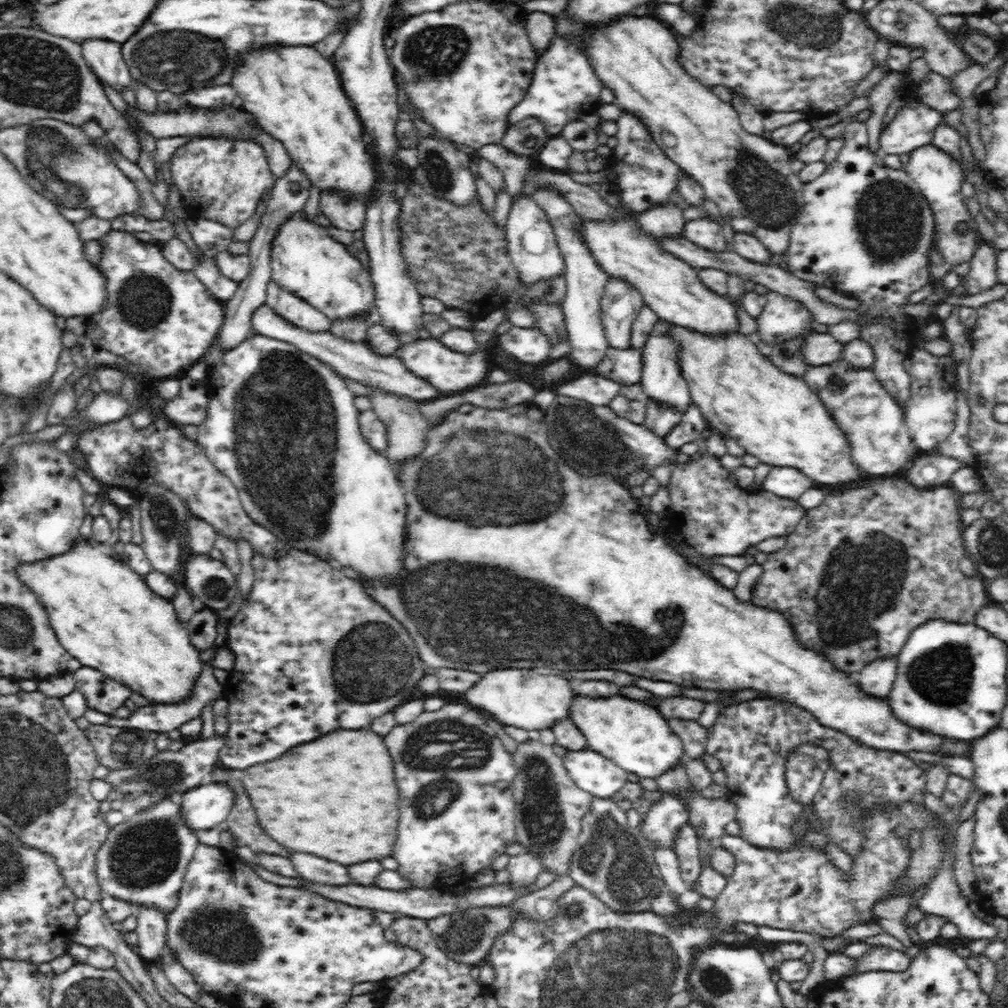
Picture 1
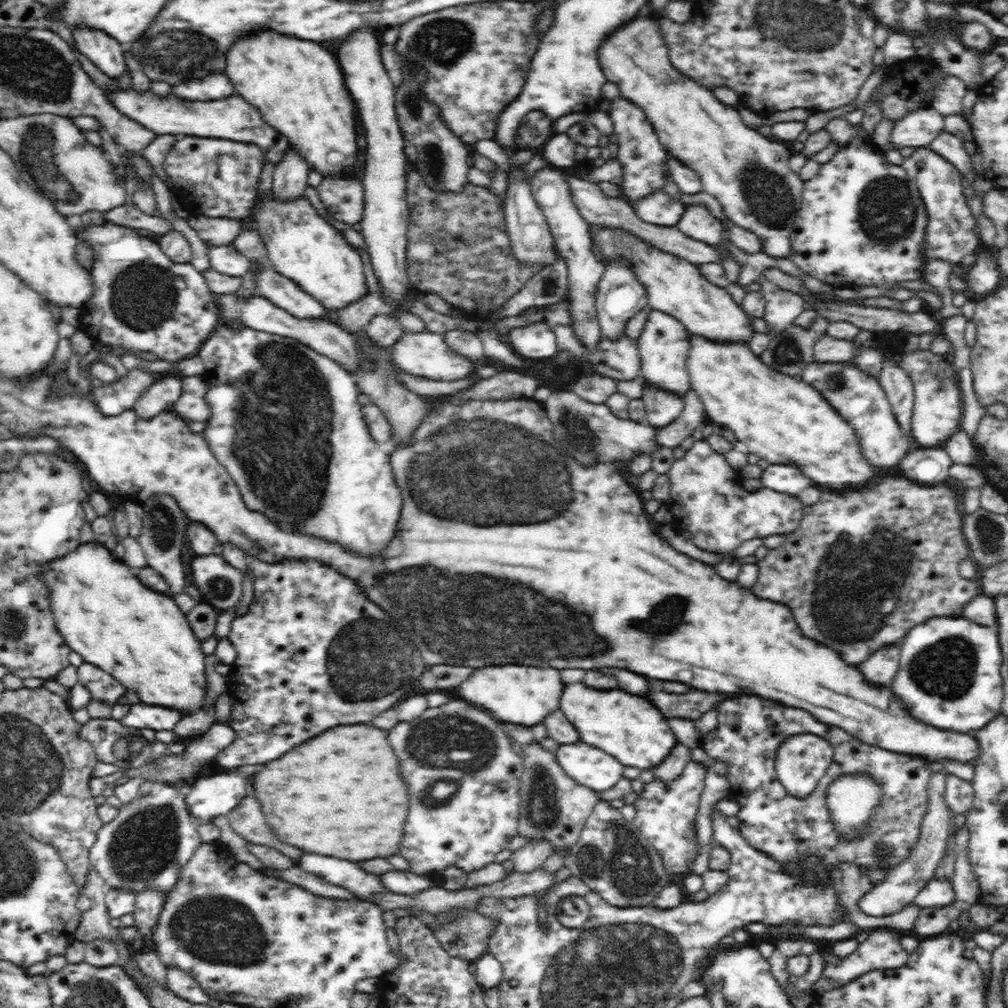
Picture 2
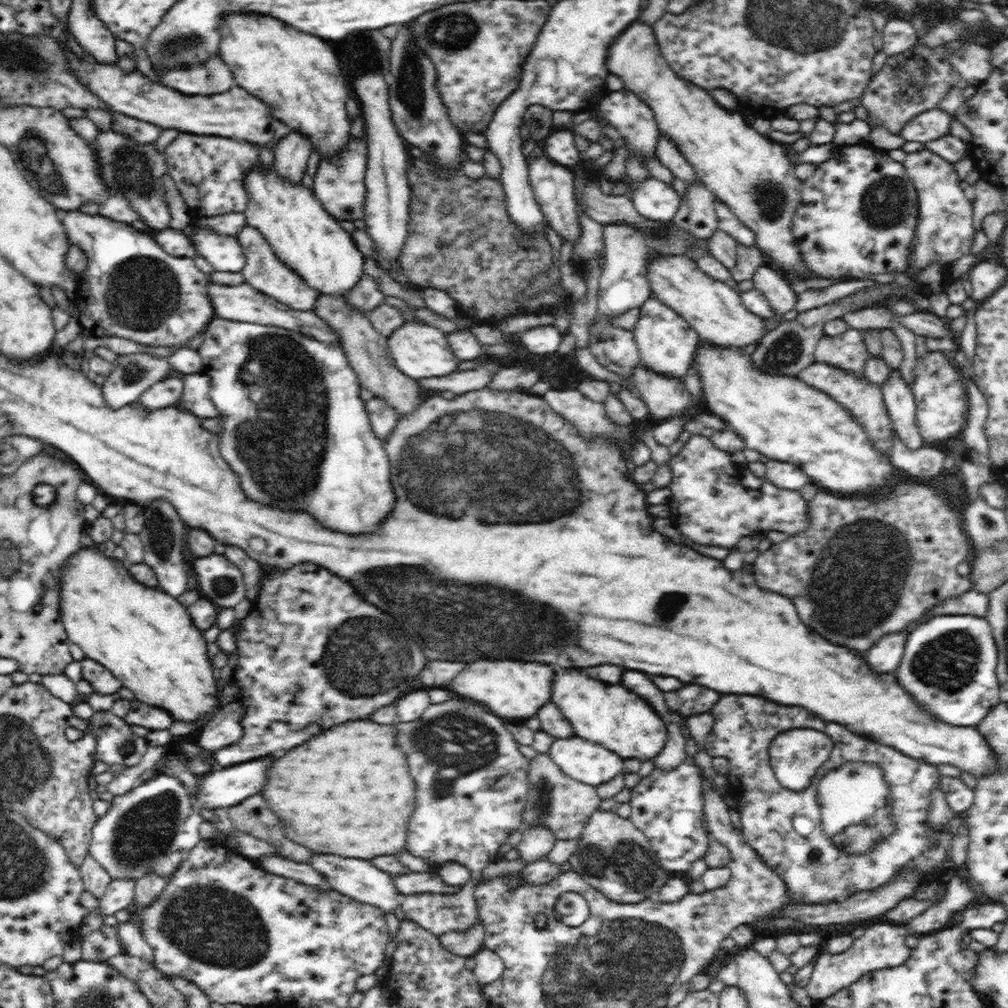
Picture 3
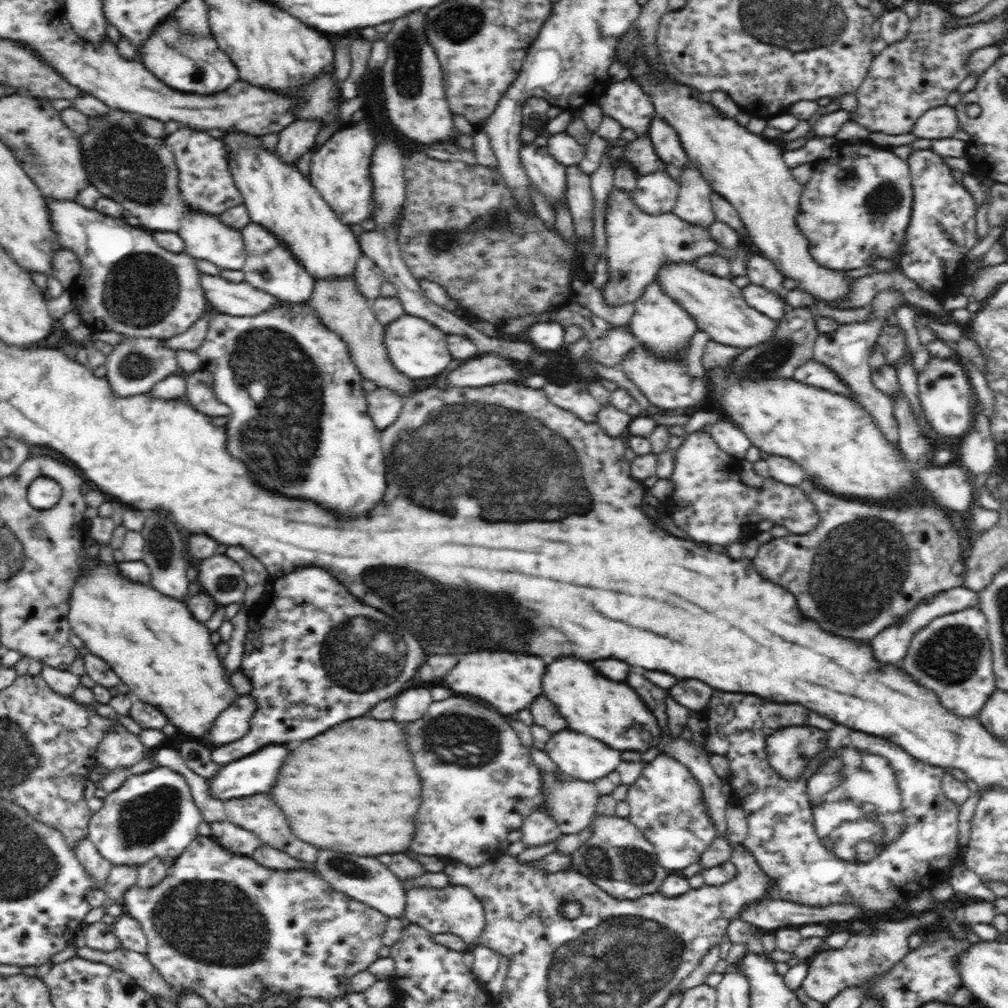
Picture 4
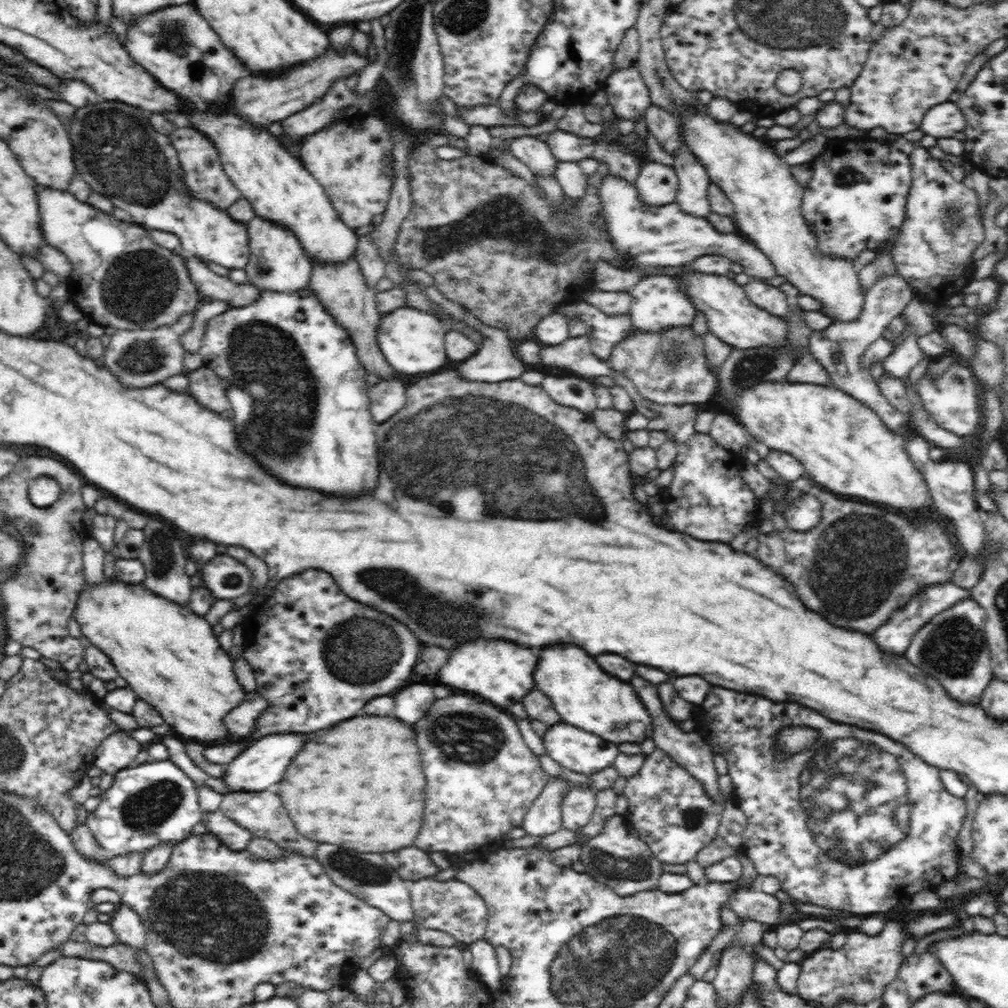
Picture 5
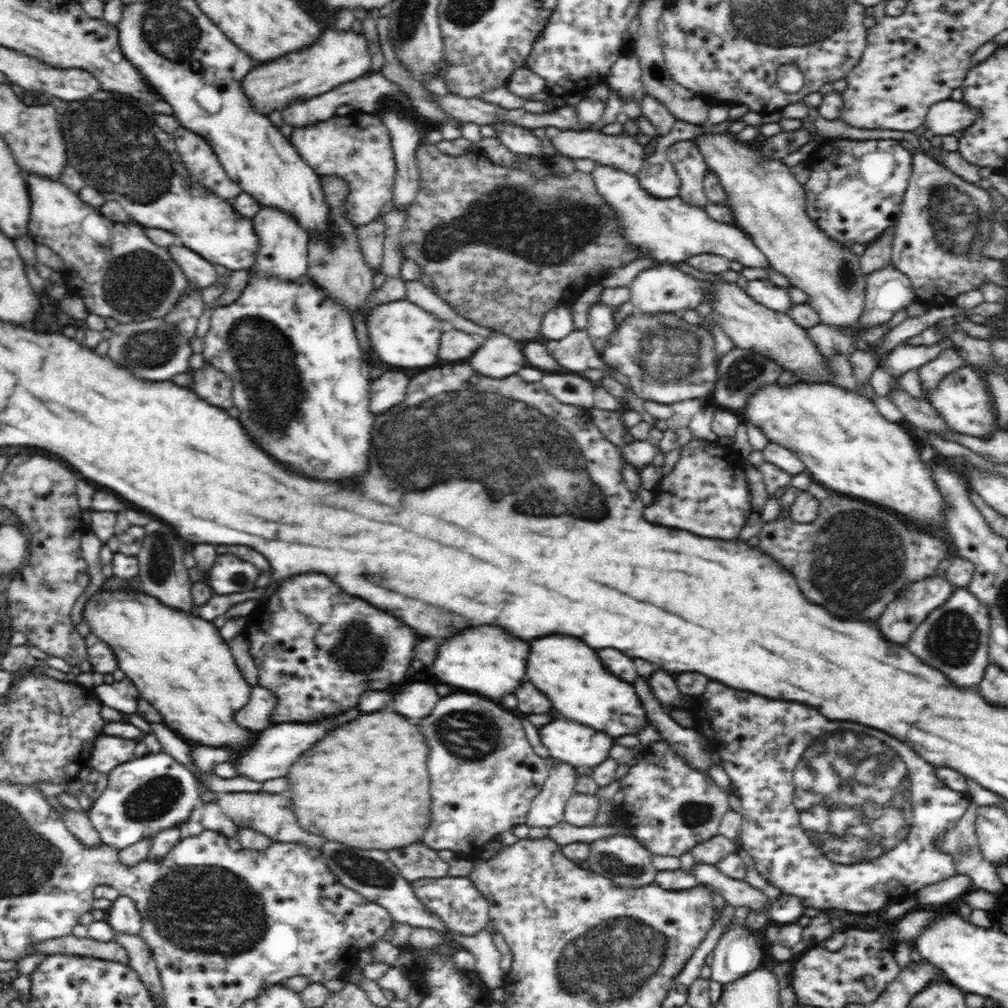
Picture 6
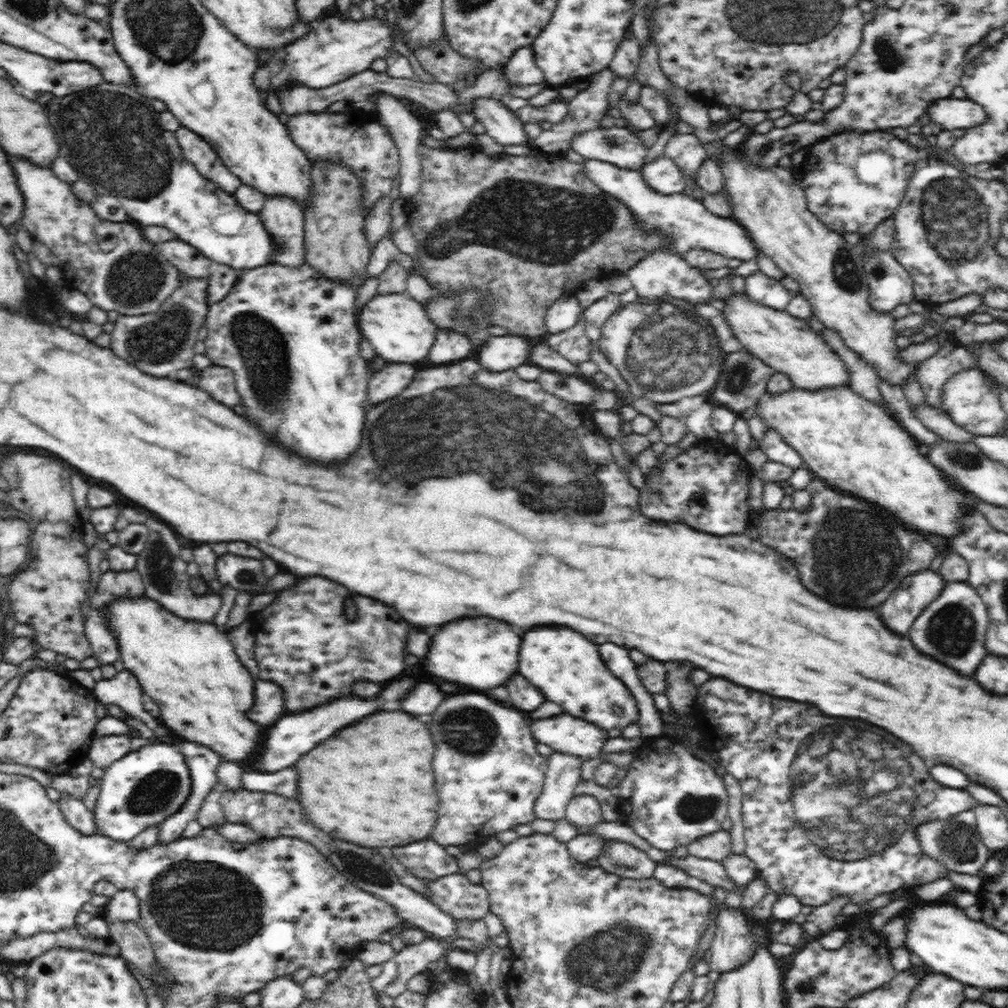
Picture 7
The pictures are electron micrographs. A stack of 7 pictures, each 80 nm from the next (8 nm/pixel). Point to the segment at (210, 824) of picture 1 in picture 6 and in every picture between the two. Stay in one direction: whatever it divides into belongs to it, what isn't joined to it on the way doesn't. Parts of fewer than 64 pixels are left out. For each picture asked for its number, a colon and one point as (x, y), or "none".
2: (215, 795)
3: (226, 786)
4: (256, 773)
5: (264, 763)
6: (278, 747)

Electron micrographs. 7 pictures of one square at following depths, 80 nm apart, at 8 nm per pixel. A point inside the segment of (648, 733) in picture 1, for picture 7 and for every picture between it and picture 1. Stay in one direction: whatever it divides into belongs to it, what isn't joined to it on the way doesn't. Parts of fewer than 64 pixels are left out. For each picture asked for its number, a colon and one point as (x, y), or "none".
2: (630, 728)
3: (609, 715)
4: (613, 713)
5: (585, 697)
6: (569, 673)
7: (568, 668)

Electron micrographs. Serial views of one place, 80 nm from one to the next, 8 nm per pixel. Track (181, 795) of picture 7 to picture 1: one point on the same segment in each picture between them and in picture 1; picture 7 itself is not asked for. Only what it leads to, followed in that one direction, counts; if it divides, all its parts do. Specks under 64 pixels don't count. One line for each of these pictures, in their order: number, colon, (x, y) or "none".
1: (143, 862)
2: (146, 847)
3: (152, 829)
4: (153, 815)
5: (153, 804)
6: (143, 797)

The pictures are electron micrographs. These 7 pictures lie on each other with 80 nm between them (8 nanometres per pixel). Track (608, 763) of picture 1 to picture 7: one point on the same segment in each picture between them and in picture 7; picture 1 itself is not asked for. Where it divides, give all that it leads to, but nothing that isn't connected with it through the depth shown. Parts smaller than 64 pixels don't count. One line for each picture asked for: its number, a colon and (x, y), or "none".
2: (597, 770)
3: (585, 761)
4: (583, 757)
5: (584, 752)
6: (567, 740)
7: (564, 733)

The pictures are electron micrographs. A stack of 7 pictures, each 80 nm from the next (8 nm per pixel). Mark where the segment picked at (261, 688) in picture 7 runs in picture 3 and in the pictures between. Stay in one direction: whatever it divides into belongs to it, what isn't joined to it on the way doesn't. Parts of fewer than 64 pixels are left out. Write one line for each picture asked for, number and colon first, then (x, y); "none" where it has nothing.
3: (226, 727)
4: (235, 723)
5: (241, 721)
6: (258, 712)

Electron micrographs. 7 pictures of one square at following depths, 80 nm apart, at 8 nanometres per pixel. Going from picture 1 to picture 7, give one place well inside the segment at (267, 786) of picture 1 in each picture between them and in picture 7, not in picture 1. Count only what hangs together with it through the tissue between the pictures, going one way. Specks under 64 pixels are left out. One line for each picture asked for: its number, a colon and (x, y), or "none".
2: (340, 794)
3: (348, 791)
4: (354, 787)
5: (359, 784)
6: (366, 785)
7: (371, 785)

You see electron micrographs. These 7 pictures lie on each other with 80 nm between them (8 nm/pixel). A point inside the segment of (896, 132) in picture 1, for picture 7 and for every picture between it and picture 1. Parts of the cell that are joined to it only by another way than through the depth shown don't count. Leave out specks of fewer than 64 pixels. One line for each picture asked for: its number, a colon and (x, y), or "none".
2: (917, 129)
3: (929, 125)
4: (937, 123)
5: (943, 120)
6: (944, 118)
7: (949, 113)

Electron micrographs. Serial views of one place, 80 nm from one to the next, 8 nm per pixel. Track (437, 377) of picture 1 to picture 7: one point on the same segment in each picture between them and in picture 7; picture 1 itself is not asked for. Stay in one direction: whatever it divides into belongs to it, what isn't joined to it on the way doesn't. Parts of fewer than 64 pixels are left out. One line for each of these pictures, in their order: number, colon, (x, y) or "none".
2: (426, 355)
3: (419, 350)
4: (417, 348)
5: (412, 342)
6: (405, 336)
7: (396, 325)

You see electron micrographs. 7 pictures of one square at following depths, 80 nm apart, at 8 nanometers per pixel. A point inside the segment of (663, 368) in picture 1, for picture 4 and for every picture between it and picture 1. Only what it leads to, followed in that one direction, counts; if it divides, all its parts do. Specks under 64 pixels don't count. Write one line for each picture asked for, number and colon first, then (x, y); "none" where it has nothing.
2: (664, 346)
3: (666, 342)
4: (660, 322)

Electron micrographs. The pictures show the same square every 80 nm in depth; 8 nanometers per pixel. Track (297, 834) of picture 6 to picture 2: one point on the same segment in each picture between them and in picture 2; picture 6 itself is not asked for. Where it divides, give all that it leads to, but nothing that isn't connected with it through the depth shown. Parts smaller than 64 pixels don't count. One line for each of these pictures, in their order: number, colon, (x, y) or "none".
2: (246, 819)
3: (252, 816)
4: (259, 814)
5: (262, 813)

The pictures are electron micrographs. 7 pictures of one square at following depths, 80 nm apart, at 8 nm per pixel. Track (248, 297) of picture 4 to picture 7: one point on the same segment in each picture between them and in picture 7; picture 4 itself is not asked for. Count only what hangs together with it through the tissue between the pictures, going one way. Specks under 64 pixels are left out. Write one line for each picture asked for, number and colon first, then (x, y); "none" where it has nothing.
5: (211, 286)
6: (198, 270)
7: (185, 258)

